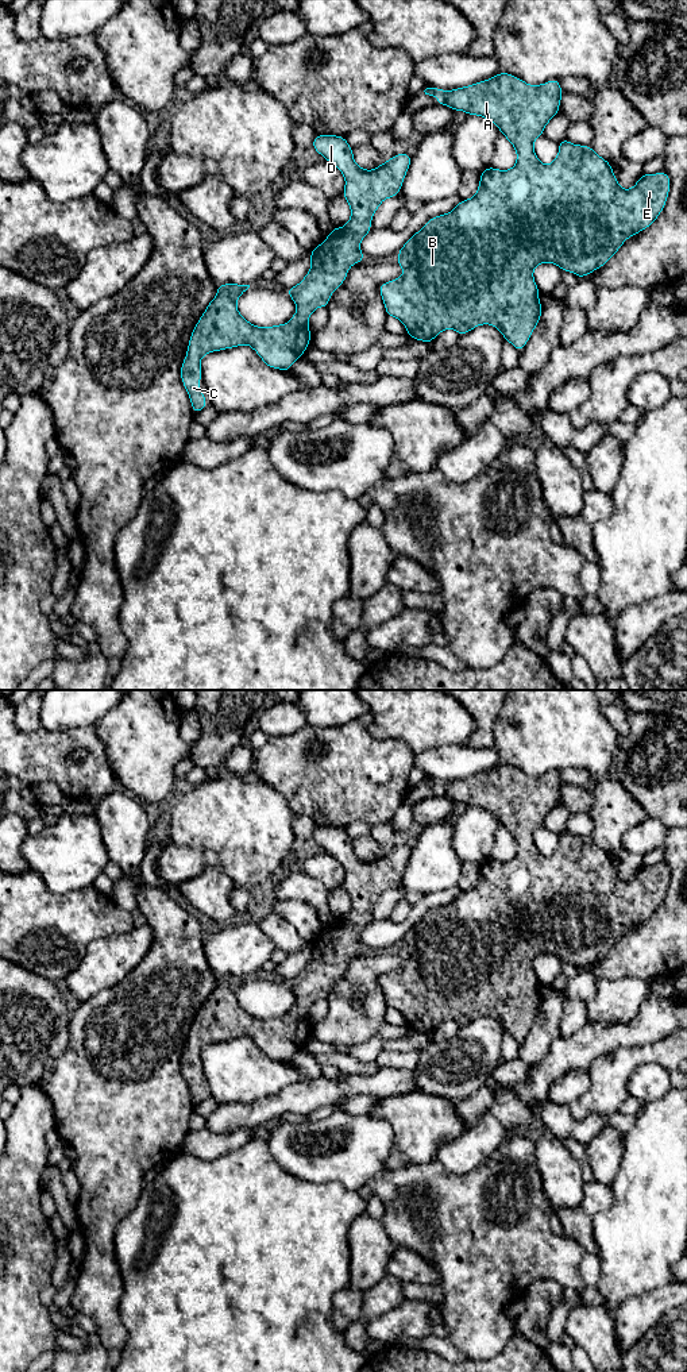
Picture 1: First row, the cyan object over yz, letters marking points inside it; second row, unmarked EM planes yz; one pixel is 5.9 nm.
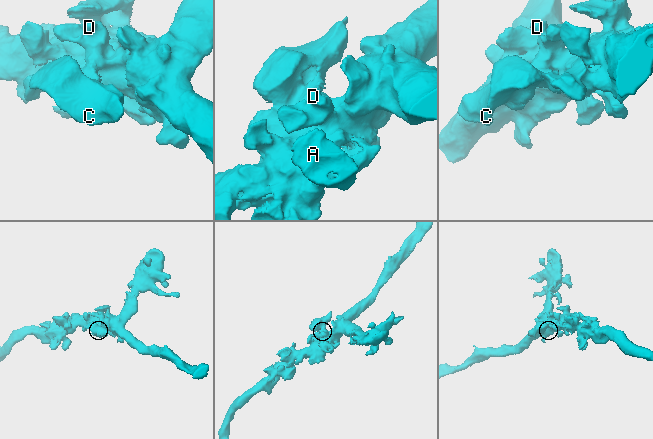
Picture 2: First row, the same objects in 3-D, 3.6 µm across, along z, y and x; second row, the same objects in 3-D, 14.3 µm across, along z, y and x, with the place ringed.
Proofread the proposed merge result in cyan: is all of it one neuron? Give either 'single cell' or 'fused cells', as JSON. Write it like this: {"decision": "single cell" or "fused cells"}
{"decision": "single cell"}

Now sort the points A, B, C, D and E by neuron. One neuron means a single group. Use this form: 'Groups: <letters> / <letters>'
Groups: A B C D E

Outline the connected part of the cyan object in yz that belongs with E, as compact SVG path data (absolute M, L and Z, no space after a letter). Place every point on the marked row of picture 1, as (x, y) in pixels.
M499 73L476 84L443 90L433 86L421 89L424 96L436 96L437 105L478 115L495 124L513 144L516 165L509 170L487 167L480 173L478 192L462 200L451 212L435 216L398 250L397 263L404 274L379 286L387 316L397 317L410 338L431 343L444 329L467 334L478 325L490 324L520 352L540 321L543 305L533 270L540 263L555 263L563 271L579 278L598 270L620 250L625 240L652 226L664 209L671 181L665 172L644 174L632 189L622 189L611 163L598 155L591 146L559 142L559 154L552 163L539 161L533 143L545 126L559 113L563 90L559 80L529 85L510 73Z

